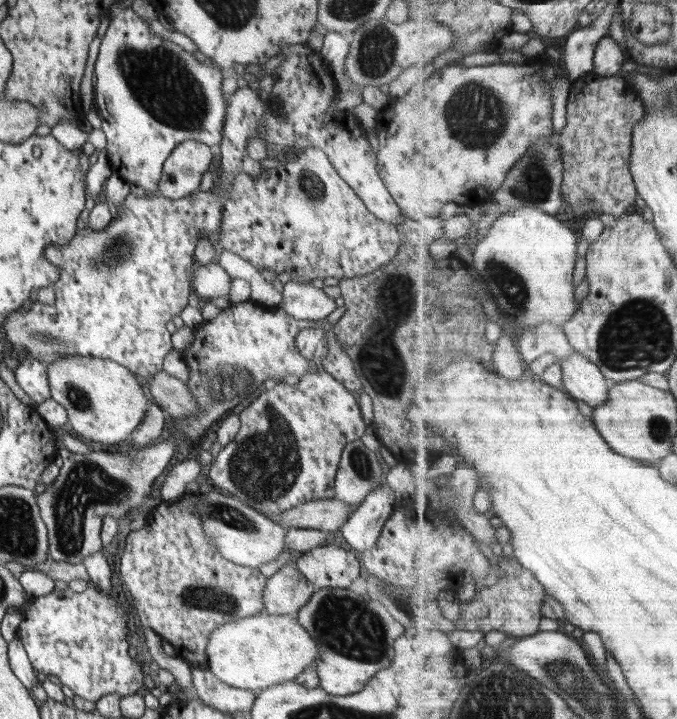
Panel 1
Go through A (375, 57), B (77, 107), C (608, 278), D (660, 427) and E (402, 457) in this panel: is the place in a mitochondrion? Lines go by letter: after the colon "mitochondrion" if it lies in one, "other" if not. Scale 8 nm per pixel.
A: mitochondrion
B: other
C: other
D: mitochondrion
E: other

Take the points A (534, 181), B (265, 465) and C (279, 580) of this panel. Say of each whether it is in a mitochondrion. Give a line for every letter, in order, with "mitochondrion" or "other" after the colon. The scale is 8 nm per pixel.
A: mitochondrion
B: mitochondrion
C: other

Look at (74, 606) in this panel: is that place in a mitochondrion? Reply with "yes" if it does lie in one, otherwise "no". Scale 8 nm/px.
no

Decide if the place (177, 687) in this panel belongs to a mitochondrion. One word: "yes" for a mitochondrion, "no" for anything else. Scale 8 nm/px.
no

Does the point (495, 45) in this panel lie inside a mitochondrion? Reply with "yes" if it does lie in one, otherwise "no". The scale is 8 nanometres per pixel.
no

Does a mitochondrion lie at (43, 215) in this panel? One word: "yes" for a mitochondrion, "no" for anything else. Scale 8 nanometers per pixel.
no

